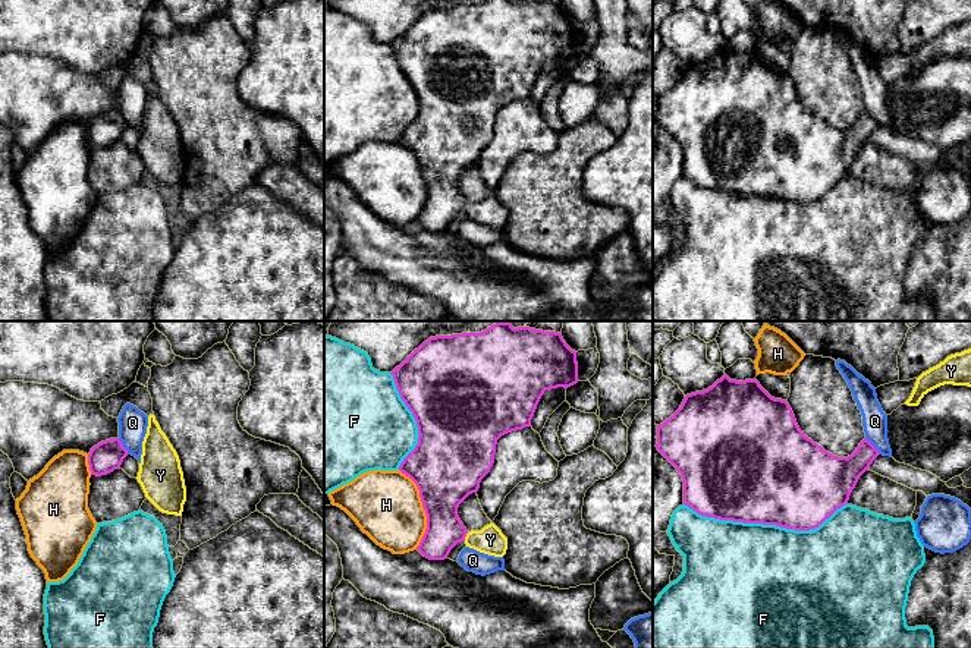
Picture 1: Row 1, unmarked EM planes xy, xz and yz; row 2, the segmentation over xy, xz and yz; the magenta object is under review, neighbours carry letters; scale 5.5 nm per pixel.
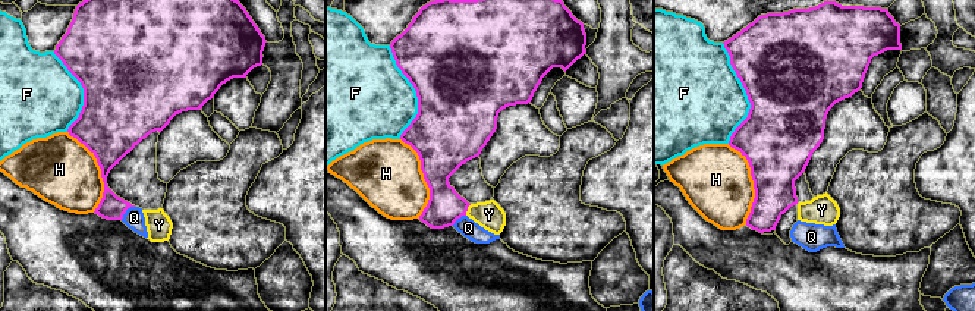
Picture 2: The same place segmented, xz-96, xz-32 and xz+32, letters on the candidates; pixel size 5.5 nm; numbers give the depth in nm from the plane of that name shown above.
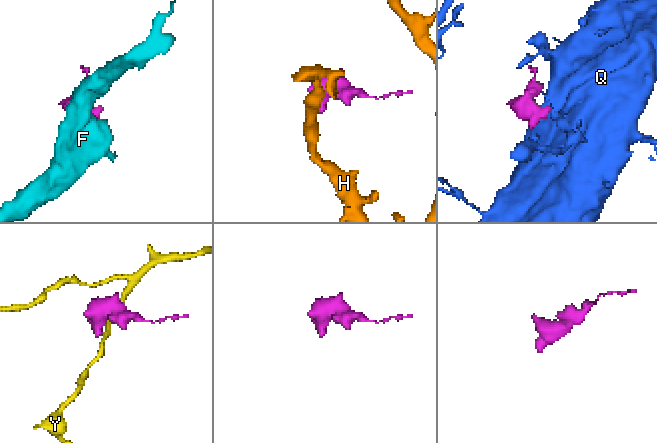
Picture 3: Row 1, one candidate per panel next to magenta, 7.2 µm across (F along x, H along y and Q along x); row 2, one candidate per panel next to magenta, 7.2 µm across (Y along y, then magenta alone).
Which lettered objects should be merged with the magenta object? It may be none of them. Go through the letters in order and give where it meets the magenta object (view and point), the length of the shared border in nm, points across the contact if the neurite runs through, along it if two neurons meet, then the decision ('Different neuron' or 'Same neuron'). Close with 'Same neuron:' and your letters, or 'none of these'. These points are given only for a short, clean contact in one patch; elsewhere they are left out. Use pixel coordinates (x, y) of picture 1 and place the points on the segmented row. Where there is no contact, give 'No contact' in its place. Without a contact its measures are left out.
F: Touches magenta at yz (766, 524). Shared border 900 nm. Different neuron
H: Touches magenta at xz (423, 506). Shared border 460 nm. Different neuron
Q: Touches magenta at yz (873, 446). Shared border 130 nm. Boundary: yz (864, 439), (880, 453). Different neuron
Y: Touches magenta at xz (465, 535). Shared border 50 nm. Path across: xz (440, 497), (442, 513), (465, 535), (473, 540), (490, 540). Same neuron
Same neuron: Y

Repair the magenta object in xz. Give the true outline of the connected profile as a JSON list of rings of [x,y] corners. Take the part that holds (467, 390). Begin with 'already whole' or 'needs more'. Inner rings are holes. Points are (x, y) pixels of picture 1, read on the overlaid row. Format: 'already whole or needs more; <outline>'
needs more; [[[496,323],[481,333],[430,337],[390,374],[400,399],[417,421],[419,434],[418,444],[399,466],[399,471],[417,484],[427,515],[427,529],[417,550],[430,560],[444,560],[450,550],[463,541],[480,553],[503,557],[508,538],[502,531],[490,523],[481,531],[468,532],[458,516],[458,507],[469,494],[478,491],[481,479],[490,472],[497,440],[531,425],[546,390],[568,389],[578,383],[576,352],[566,345],[560,333]]]

